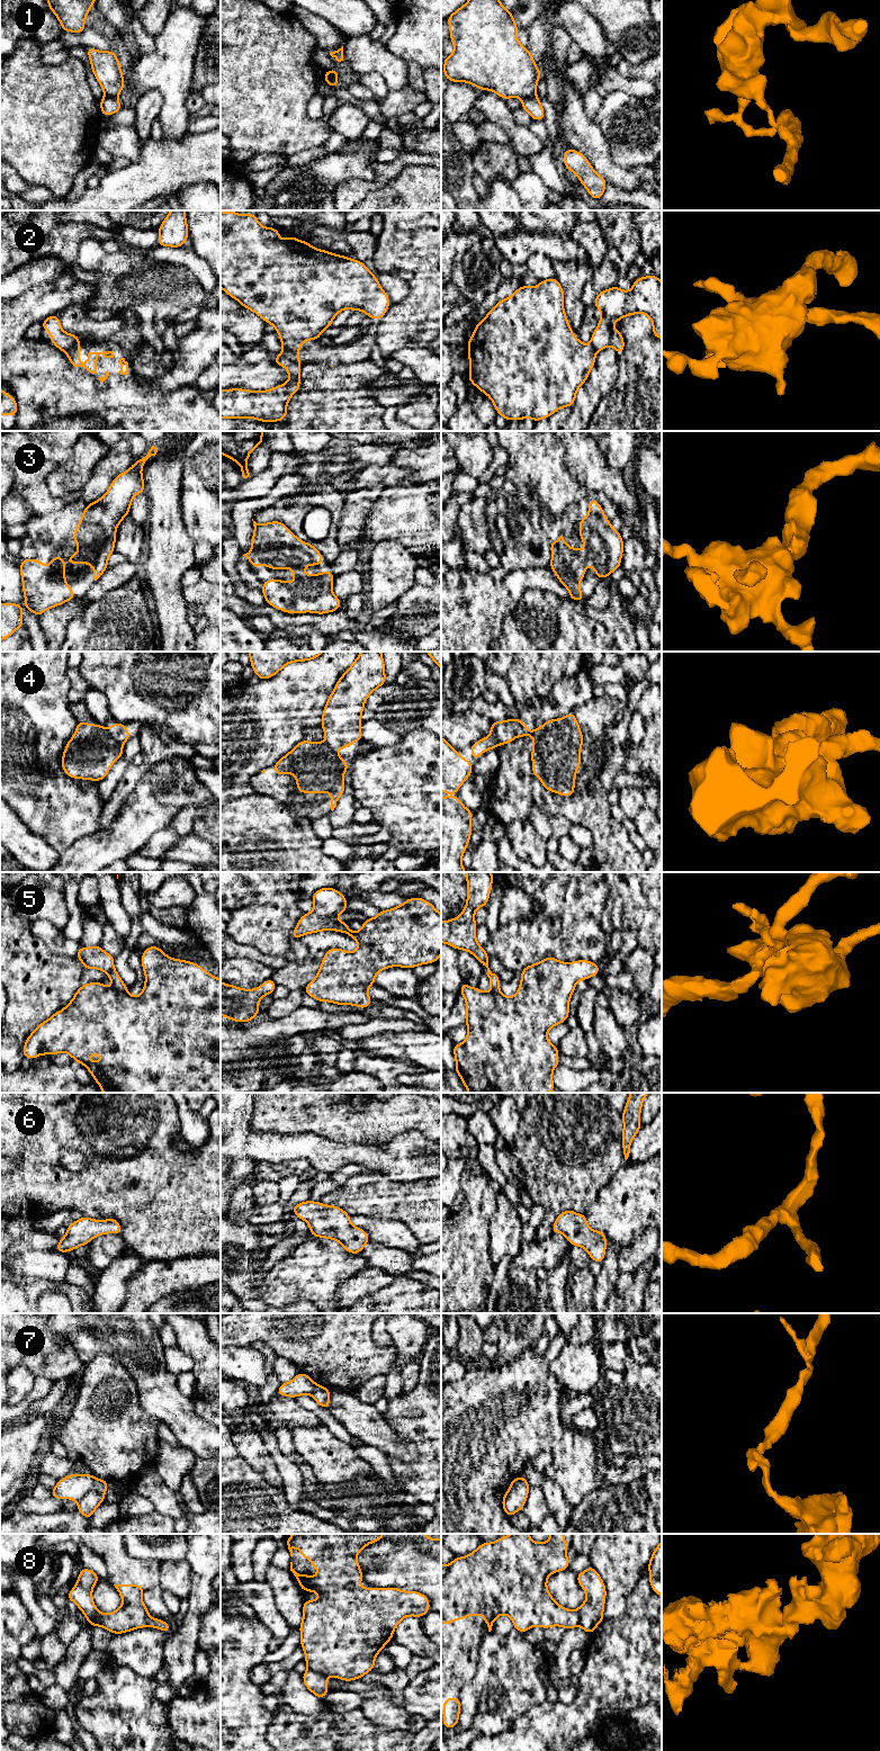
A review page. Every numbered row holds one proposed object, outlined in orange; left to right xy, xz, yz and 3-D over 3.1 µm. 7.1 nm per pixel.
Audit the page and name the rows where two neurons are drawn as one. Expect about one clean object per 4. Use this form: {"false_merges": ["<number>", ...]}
{"false_merges": ["1", "2", "4", "5", "7", "8"]}

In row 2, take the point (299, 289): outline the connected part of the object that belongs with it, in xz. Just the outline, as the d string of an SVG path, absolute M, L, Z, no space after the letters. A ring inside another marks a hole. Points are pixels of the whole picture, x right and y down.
M236 212L221 213L221 288L266 323L272 324L281 341L280 356L298 363L300 345L308 340L318 340L325 329L332 327L333 318L341 311L363 311L368 317L381 320L390 303L365 262L316 249L304 239L299 242L291 235L280 240L279 230L261 226L255 214L241 215Z

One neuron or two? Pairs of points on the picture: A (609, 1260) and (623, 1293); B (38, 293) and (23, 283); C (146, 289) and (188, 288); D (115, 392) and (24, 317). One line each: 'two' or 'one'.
A: two
B: two
C: one
D: two

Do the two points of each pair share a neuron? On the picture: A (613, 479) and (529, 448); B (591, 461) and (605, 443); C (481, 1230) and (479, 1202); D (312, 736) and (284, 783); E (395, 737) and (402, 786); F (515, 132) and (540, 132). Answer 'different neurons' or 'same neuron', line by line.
A: different neurons
B: different neurons
C: same neuron
D: same neuron
E: different neurons
F: different neurons

